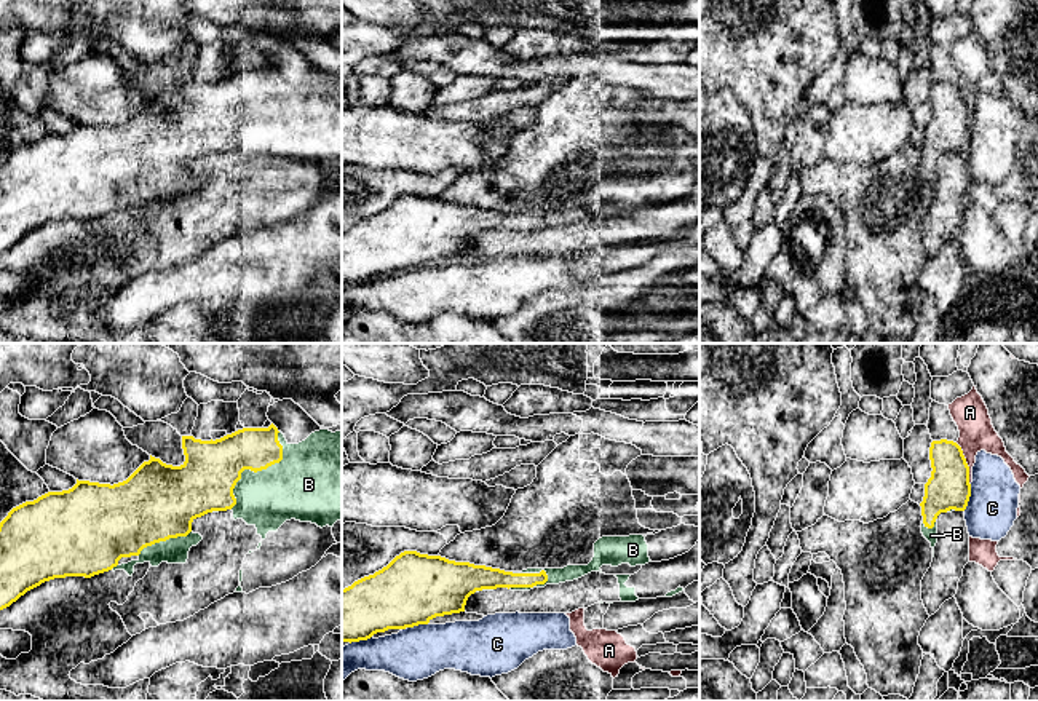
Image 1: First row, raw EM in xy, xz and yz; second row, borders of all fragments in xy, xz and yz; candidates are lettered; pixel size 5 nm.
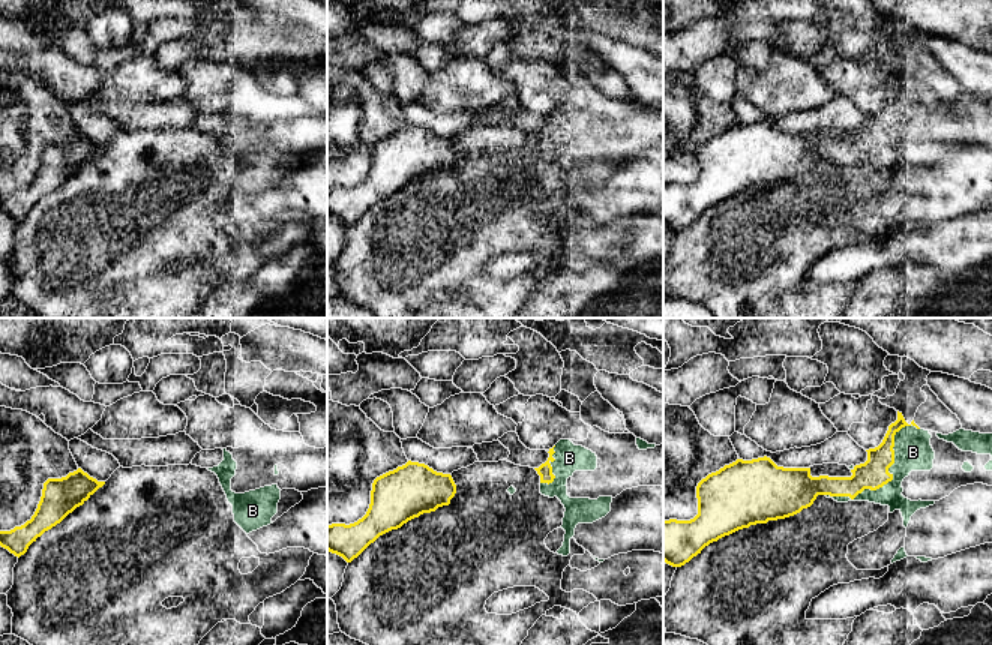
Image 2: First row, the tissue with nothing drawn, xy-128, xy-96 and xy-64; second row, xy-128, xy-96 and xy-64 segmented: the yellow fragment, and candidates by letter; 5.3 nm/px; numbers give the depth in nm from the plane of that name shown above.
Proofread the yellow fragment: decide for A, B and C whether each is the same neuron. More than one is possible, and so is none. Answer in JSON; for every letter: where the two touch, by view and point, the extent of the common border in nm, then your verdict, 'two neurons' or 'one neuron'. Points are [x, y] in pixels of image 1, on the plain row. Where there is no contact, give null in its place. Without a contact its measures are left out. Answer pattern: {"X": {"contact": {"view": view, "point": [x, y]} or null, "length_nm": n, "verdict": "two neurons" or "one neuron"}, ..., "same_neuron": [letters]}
{"A": {"contact": {"view": "yz", "point": [966, 106]}, "length_nm": 220, "verdict": "two neurons"}, "B": {"contact": {"view": "xy", "point": [257, 112]}, "length_nm": 460, "verdict": "one neuron"}, "C": {"contact": {"view": "yz", "point": [968, 139]}, "length_nm": 140, "verdict": "two neurons"}, "same_neuron": ["B"]}

